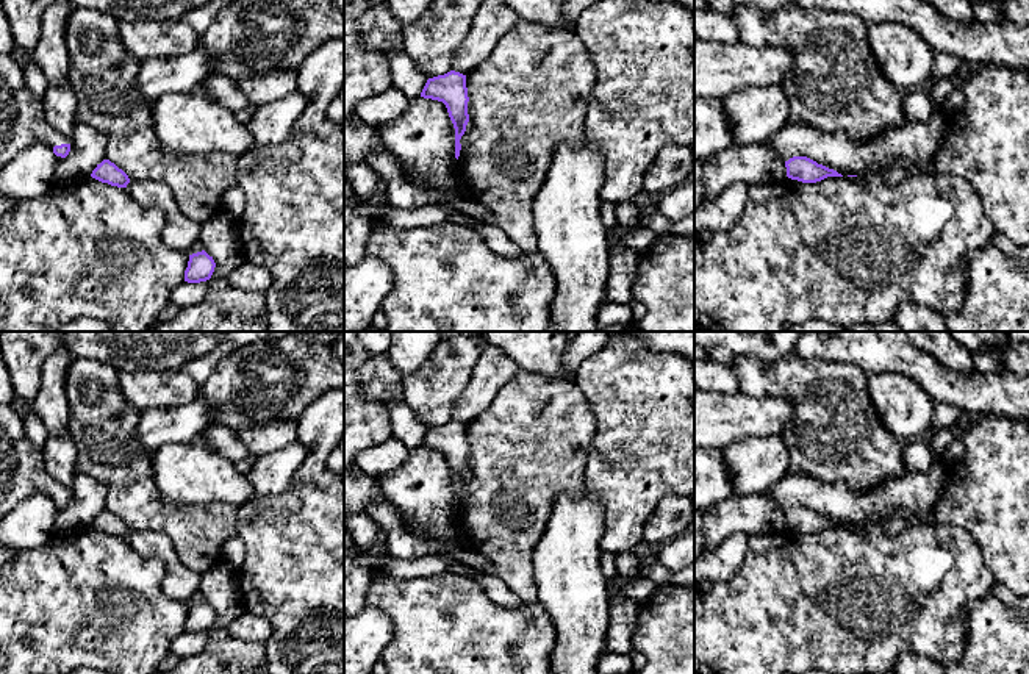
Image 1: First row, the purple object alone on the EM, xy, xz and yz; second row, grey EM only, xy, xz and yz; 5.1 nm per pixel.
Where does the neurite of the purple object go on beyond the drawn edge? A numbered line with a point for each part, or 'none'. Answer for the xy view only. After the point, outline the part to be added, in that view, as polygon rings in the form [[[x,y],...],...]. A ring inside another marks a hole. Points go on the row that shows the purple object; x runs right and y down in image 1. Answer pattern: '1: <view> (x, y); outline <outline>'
1: xy (22, 122); outline [[[0,53],[0,170],[36,142],[55,147],[72,141],[45,120],[42,100],[27,88],[16,56]]]

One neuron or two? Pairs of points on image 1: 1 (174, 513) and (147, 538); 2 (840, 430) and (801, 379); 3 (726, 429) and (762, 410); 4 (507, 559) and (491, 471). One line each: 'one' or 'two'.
1: two
2: one
3: one
4: one

